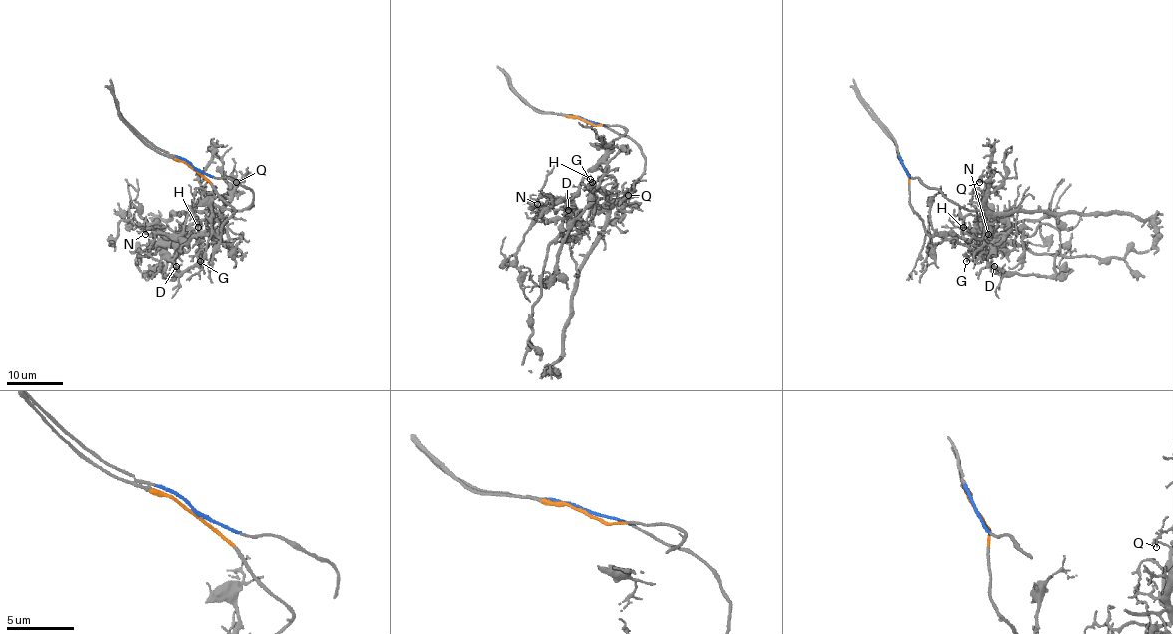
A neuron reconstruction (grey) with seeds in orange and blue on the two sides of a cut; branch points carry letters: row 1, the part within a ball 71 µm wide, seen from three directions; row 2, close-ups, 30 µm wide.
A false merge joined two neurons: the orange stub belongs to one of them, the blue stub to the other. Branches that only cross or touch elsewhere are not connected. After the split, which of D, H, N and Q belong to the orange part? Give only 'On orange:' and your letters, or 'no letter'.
On orange: D, N

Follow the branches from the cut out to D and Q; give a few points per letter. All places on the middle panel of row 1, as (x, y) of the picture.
D: (585, 121), (622, 125), (626, 131), (607, 151), (607, 172), (591, 203), (575, 218), (568, 210)
Q: (585, 120), (627, 135), (640, 148), (645, 169), (617, 199), (627, 204), (629, 196)

